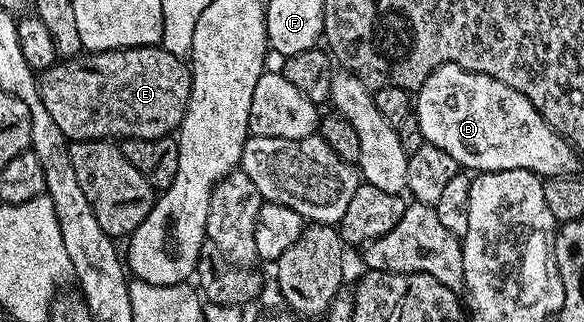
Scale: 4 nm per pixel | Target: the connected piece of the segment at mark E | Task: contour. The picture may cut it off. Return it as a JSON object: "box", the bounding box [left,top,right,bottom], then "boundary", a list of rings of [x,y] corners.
{"box":[38,45,191,142],"boundary":[[[161,45],[104,50],[63,59],[38,76],[38,93],[48,116],[59,125],[67,141],[91,142],[160,139],[173,135],[187,110],[191,92],[191,67]]]}

